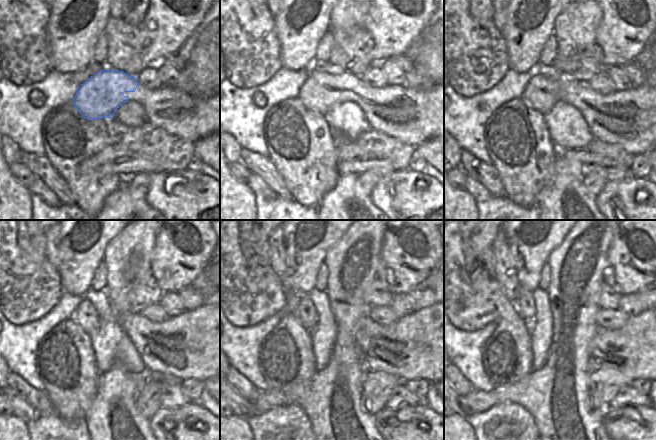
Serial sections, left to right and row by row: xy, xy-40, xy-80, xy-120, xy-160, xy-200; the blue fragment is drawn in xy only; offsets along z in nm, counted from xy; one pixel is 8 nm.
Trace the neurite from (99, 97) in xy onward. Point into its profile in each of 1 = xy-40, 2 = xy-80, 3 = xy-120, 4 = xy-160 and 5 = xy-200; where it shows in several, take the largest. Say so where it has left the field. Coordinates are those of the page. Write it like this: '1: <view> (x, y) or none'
1: xy-40 (321, 91)
2: xy-80 (541, 93)
3: xy-120 (86, 316)
4: xy-160 (306, 312)
5: xy-200 (525, 304)

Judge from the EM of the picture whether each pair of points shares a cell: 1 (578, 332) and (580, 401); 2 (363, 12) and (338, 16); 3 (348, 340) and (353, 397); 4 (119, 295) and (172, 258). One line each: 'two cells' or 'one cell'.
1: one cell
2: one cell
3: one cell
4: two cells

